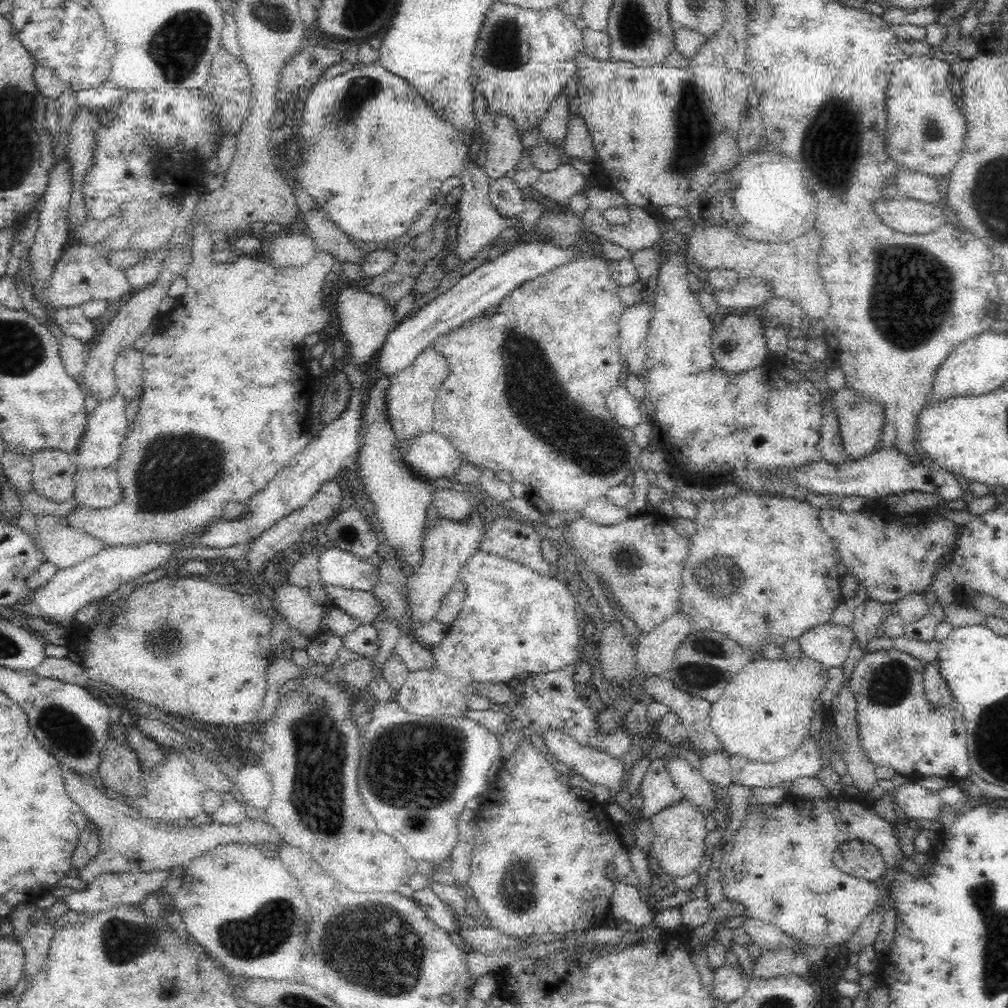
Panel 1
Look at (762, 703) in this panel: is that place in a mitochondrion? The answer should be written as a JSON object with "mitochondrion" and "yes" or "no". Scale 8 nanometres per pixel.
{"mitochondrion":"no"}

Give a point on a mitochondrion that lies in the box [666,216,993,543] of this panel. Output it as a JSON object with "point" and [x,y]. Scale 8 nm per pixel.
{"point":[904,308]}

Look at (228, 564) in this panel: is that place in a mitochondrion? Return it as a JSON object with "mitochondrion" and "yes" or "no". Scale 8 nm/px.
{"mitochondrion":"no"}

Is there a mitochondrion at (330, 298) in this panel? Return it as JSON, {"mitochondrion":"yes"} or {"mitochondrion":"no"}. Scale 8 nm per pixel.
{"mitochondrion":"no"}

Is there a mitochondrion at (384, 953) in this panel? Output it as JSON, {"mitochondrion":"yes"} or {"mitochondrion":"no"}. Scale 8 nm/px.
{"mitochondrion":"yes"}

